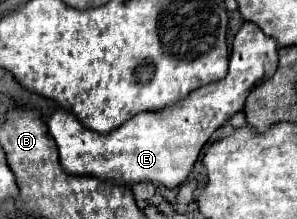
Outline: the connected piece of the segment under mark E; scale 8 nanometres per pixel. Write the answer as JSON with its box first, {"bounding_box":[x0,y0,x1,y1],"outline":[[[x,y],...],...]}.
{"bounding_box":[48,22,278,188],"outline":[[[246,22],[232,44],[232,54],[228,62],[228,74],[210,86],[190,92],[186,98],[178,100],[156,112],[138,112],[132,120],[108,134],[98,134],[84,128],[70,112],[56,110],[48,128],[56,140],[60,152],[60,164],[70,174],[88,174],[100,180],[114,182],[158,182],[166,188],[176,188],[194,170],[198,154],[208,138],[236,112],[244,110],[248,92],[264,78],[264,62],[278,54],[278,44],[274,38],[258,30],[256,24]]]}

